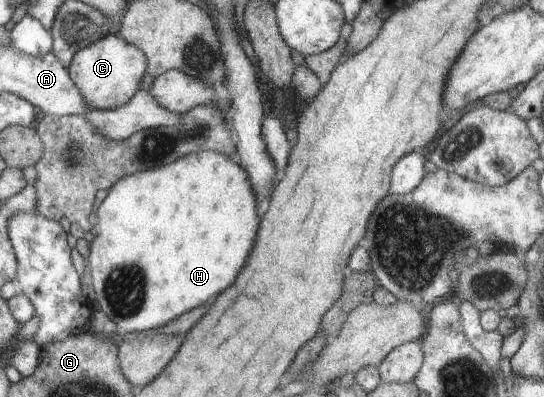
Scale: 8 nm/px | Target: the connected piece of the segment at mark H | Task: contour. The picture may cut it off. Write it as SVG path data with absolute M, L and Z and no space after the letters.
M204 151L187 154L186 157L180 157L178 161L170 164L124 177L110 188L107 198L96 213L98 217L97 230L94 240L91 242L90 254L86 258L92 286L97 294L95 303L110 320L114 321L122 334L136 334L155 329L166 325L167 322L174 321L175 318L182 317L189 310L208 304L214 294L218 296L228 286L232 286L234 278L240 274L240 270L248 262L248 256L258 240L259 226L262 224L262 220L258 218L258 202L247 170L237 161L236 157L230 157L223 152Z

